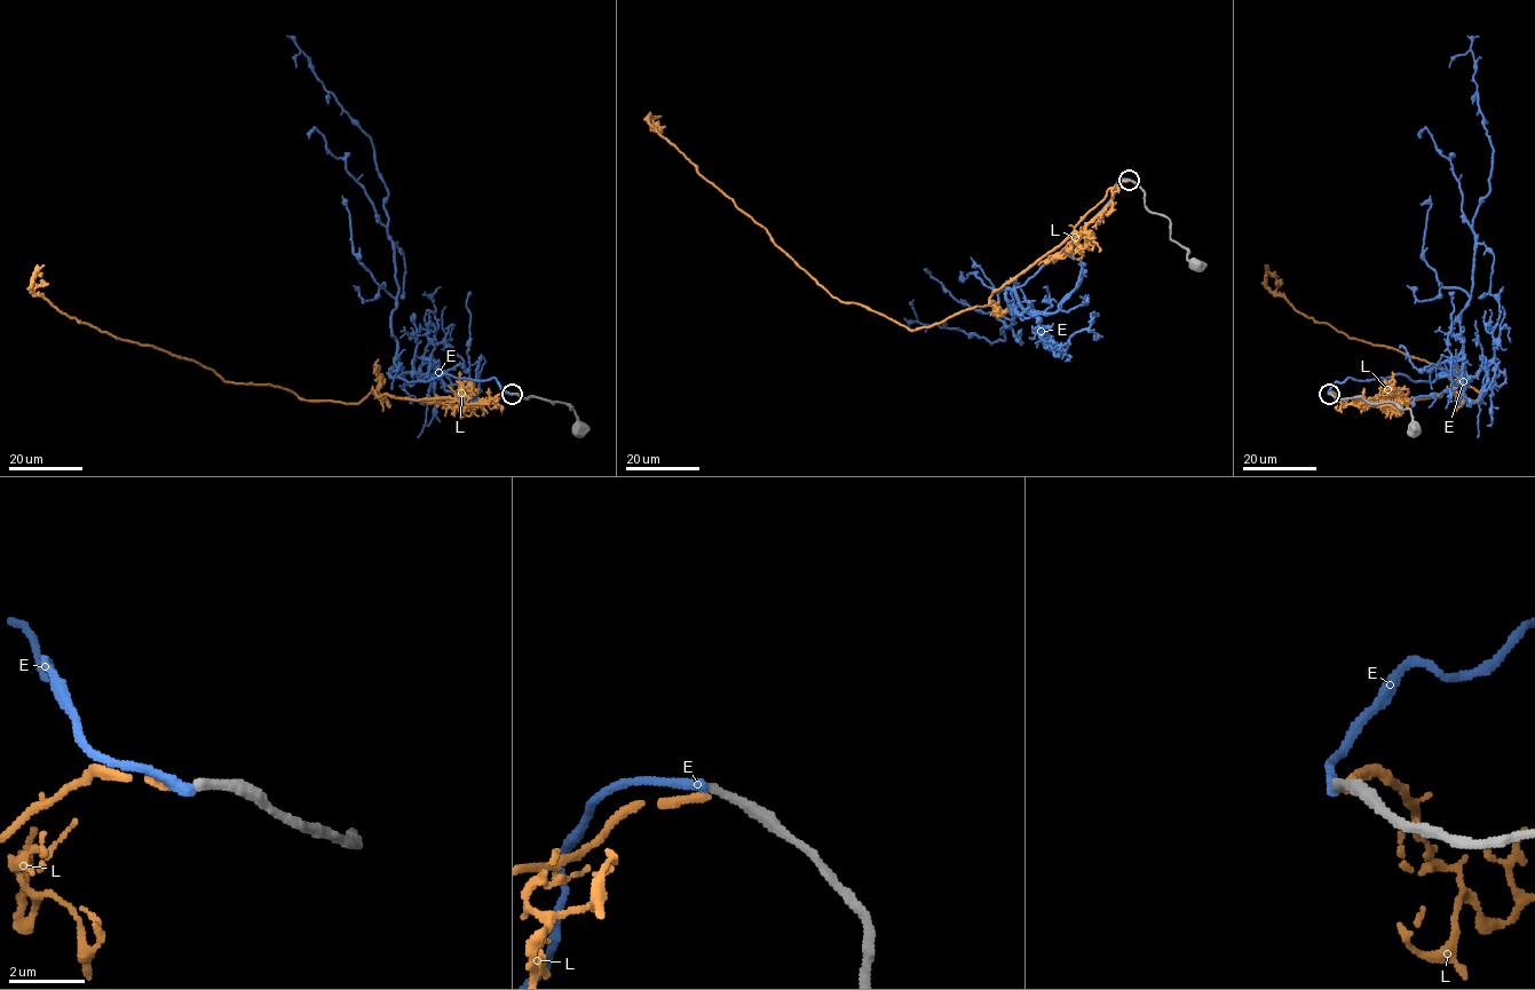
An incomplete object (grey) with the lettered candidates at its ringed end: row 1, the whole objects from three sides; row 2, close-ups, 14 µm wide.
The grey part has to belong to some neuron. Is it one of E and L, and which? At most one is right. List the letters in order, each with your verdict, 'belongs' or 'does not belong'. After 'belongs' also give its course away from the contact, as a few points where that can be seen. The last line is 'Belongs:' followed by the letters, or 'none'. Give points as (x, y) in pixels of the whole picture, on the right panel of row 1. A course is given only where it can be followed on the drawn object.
E: does not belong
L: belongs; it runs (1329, 394), (1479, 394), (1299, 313), (1266, 287), (1276, 279)
Belongs: L

